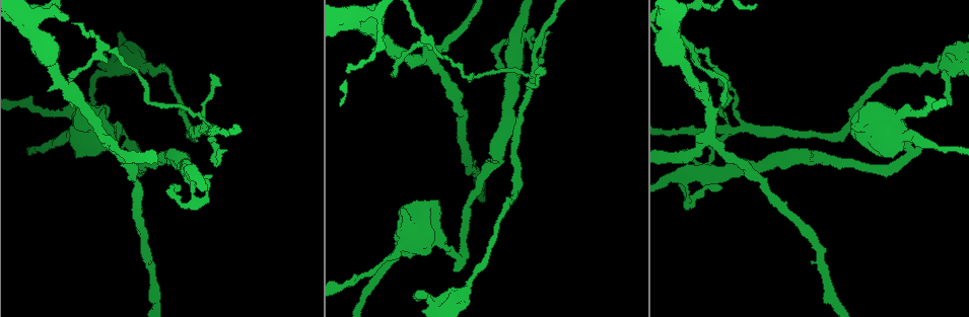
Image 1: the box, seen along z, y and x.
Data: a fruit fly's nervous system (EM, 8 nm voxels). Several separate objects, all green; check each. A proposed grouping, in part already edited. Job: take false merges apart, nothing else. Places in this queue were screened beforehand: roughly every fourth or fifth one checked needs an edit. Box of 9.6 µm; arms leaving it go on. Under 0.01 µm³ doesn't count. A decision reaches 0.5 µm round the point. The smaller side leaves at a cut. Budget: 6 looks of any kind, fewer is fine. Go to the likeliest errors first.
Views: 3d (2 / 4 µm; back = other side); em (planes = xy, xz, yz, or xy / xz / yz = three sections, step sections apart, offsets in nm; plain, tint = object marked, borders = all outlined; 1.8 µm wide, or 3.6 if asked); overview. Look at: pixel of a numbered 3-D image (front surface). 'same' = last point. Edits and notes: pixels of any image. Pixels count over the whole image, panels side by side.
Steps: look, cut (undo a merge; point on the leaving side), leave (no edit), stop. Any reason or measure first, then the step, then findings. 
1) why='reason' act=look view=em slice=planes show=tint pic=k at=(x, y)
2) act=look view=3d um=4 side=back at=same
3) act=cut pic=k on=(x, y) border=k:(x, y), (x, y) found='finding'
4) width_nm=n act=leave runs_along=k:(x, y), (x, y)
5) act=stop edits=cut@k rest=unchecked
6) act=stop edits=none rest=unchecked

why='abrupt turn' act=look view=em slice=yz step=4 show=tint pic=1 at=(534, 80)

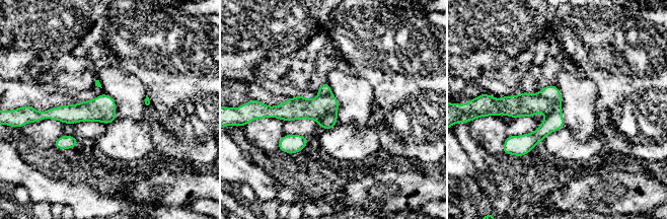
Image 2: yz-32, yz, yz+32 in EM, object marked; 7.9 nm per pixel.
why='another direction' act=look view=em slice=planes show=borders at=same

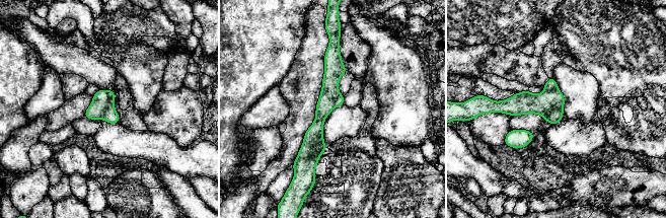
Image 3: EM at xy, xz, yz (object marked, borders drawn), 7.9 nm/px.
act=cut pic=3 on=(97, 107) found='a second neuron is stuck on'

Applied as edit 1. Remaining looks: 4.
why='sudden change in width' act=look view=em slice=planes show=tint pic=1 at=(125, 139)

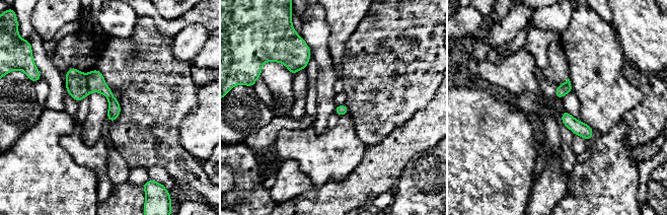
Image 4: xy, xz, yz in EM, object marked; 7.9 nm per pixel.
act=cut pic=4 on=(95, 81) part_leaving=4:(94, 72), (113, 101), (113, 118) found='a second neuron is stuck on'

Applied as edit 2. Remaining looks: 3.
act=stop edits=cut@3,cut@4 rest=unchecked

